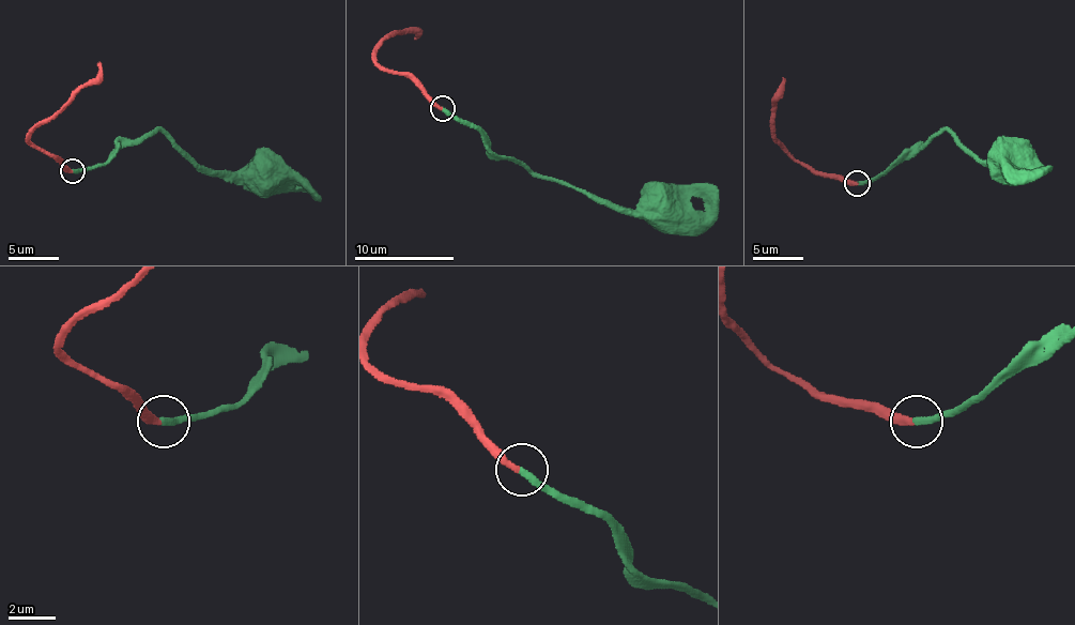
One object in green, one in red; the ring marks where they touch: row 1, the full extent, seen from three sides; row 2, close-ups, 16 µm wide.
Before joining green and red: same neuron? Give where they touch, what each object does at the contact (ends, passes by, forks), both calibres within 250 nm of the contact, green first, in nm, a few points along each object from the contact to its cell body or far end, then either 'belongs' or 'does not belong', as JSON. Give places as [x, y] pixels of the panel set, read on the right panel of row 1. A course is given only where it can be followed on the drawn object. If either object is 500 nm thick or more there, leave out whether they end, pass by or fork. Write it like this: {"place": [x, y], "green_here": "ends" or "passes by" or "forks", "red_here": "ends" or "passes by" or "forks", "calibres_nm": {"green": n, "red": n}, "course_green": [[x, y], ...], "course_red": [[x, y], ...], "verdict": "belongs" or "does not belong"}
{"place": [857, 183], "green_here": "ends", "red_here": "ends", "calibres_nm": {"green": 320, "red": 300}, "course_green": [[858, 184], [886, 174], [941, 131], [950, 132], [983, 159], [1010, 163], [1015, 158], [1012, 163]], "course_red": [[857, 184], [803, 166], [785, 152], [774, 135], [773, 119], [782, 77]], "verdict": "belongs"}

